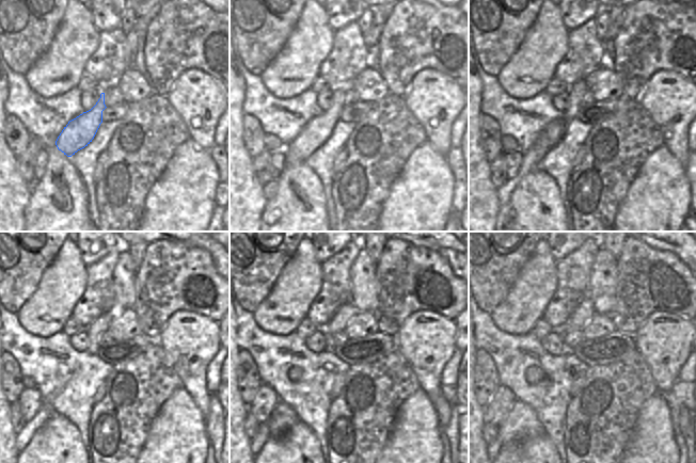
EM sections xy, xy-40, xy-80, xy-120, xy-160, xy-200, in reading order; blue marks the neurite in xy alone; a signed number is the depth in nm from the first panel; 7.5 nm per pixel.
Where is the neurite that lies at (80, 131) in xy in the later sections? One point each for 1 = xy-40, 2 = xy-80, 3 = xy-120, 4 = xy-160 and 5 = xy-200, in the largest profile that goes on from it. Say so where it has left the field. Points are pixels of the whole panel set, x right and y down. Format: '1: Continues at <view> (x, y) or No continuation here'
1: Continues at xy-40 (317, 131)
2: Continues at xy-80 (551, 136)
3: Continues at xy-120 (98, 328)
4: Continues at xy-160 (344, 314)
5: Continues at xy-200 (584, 312).

